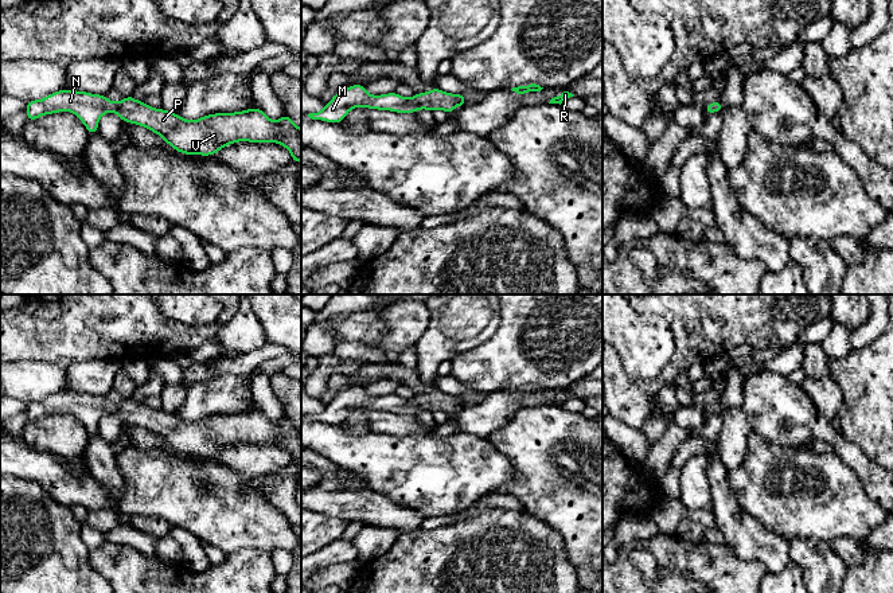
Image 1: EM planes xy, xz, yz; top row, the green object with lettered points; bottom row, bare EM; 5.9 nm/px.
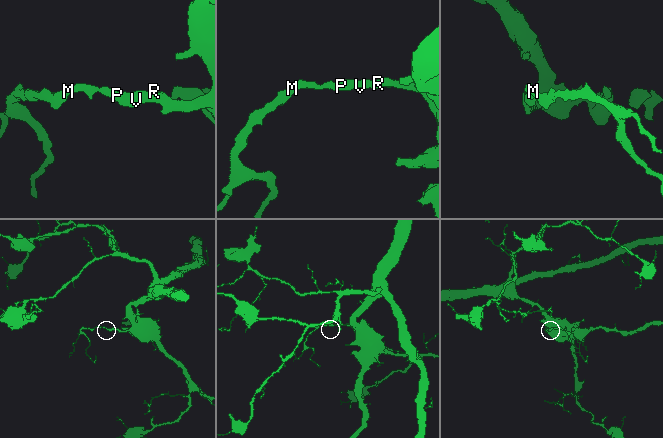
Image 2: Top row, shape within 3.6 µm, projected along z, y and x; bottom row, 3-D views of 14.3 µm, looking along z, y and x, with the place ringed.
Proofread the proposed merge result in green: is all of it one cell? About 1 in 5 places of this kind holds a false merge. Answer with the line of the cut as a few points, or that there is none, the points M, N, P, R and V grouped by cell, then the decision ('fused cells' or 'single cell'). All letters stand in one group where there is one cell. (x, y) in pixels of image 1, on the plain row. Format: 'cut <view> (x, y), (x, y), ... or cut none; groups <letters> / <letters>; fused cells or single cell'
cut none; groups M N P R V; single cell

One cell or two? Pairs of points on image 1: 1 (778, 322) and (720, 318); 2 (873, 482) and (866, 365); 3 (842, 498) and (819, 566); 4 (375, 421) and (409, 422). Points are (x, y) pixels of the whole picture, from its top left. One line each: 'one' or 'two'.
1: one
2: two
3: two
4: one

